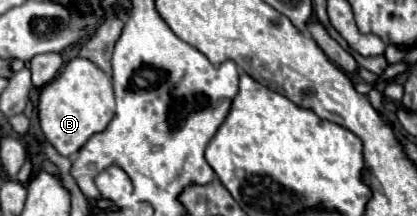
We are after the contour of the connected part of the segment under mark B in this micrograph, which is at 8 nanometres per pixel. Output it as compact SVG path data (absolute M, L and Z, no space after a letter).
M75 57L61 69L61 73L51 83L39 89L37 113L45 139L61 155L69 157L77 153L91 135L103 131L107 123L113 119L115 97L113 97L111 77L103 73L95 63L83 57Z

